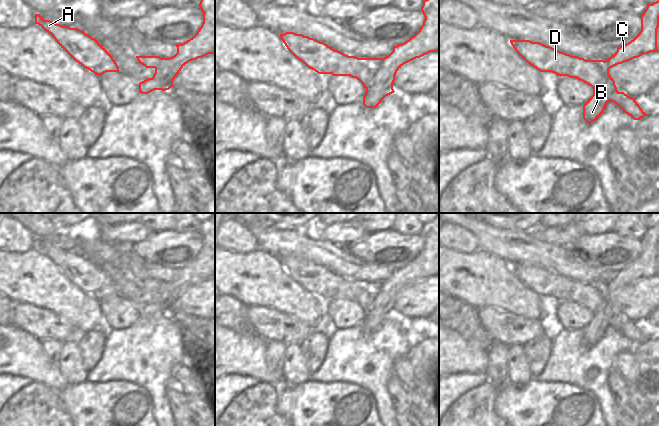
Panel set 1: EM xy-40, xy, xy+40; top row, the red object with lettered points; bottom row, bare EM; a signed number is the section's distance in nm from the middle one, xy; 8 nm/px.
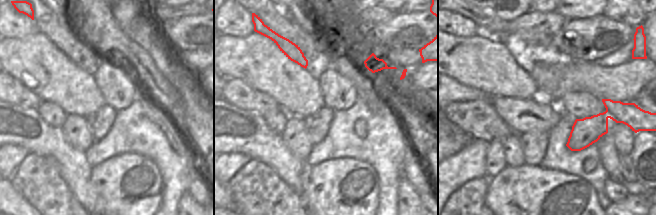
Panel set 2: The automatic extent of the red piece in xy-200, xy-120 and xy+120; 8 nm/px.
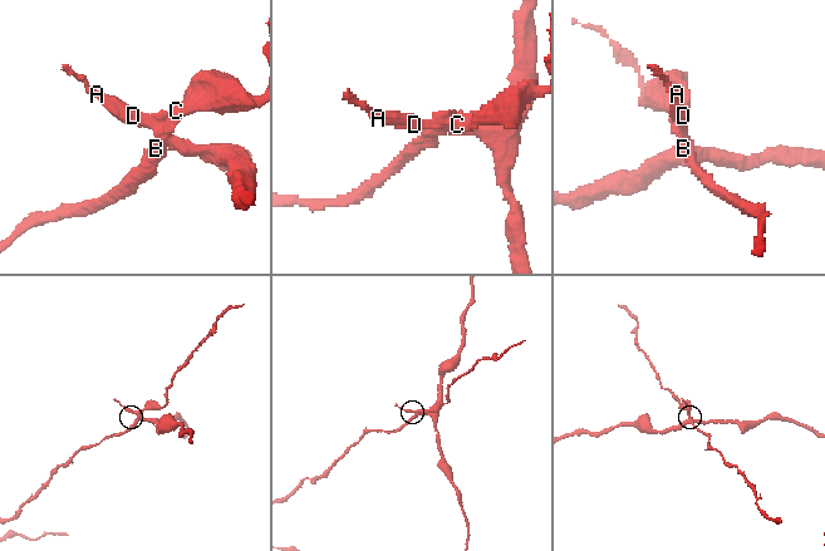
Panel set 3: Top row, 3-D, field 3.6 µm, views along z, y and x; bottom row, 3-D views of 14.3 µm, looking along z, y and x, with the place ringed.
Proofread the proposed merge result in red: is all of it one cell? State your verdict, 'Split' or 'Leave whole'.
Split.

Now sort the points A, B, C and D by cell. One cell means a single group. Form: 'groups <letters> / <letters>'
groups A D / B C

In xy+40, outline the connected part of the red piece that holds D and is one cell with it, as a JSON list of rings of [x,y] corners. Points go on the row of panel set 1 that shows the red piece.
[[[510,40],[510,43],[525,62],[540,72],[576,78],[592,88],[605,83],[604,60],[586,60],[530,40]]]

